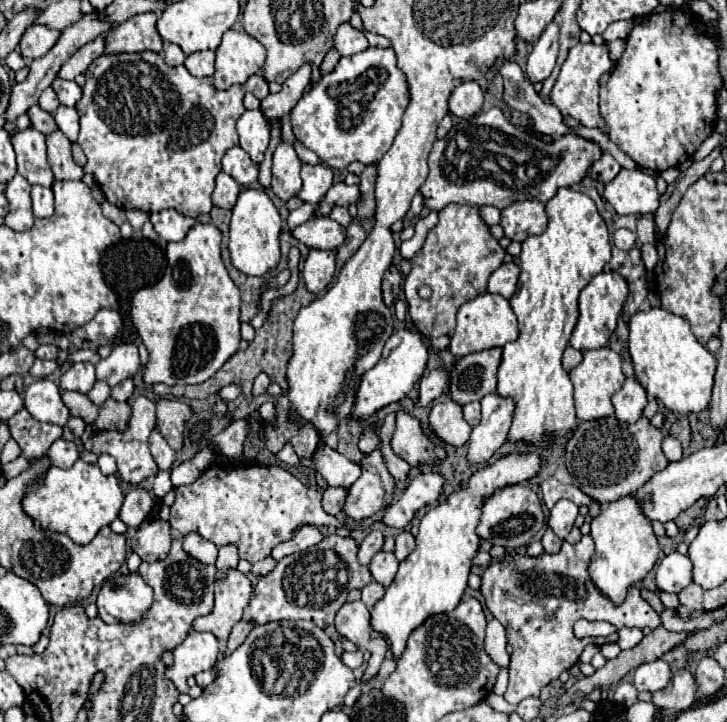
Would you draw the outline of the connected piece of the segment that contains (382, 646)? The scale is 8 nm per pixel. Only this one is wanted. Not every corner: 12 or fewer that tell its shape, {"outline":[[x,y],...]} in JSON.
{"outline":[[361,600],[343,604],[337,632],[369,652],[361,682],[379,674],[387,642],[373,634]]}

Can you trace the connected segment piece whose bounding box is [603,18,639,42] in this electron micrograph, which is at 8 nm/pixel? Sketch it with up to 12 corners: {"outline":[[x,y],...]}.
{"outline":[[637,20],[613,22],[603,38],[607,42],[627,38]]}

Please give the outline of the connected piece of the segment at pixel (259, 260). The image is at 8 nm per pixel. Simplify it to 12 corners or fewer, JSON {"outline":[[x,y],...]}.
{"outline":[[241,190],[229,226],[235,268],[263,276],[281,258],[281,216]]}

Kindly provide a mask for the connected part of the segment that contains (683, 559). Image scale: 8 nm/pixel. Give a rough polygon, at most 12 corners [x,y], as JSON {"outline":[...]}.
{"outline":[[677,550],[657,568],[659,590],[681,592],[691,582],[689,556]]}

